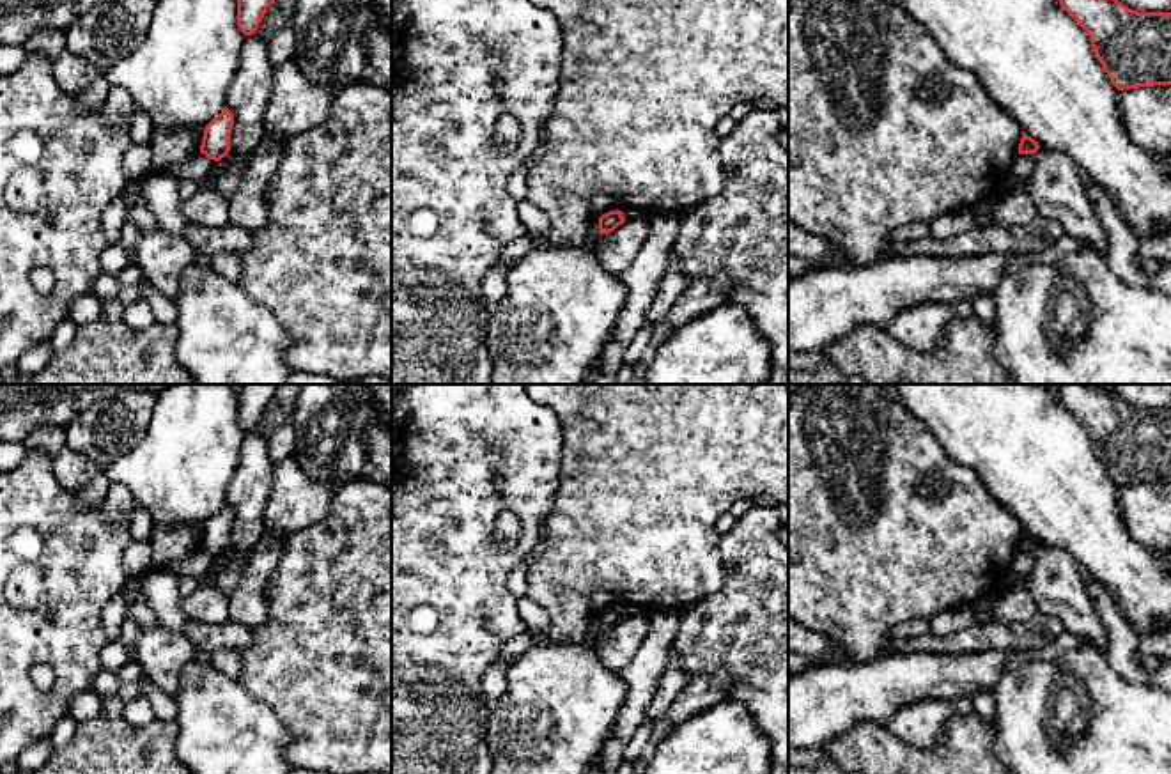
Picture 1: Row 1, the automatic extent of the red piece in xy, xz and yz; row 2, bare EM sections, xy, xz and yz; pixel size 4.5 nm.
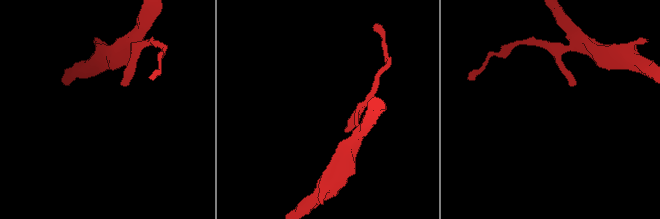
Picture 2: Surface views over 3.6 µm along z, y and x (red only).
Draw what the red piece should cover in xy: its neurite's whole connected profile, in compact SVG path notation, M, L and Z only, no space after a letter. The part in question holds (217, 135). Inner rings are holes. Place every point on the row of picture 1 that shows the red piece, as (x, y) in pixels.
M225 106L223 112L206 126L200 152L214 161L225 158L230 151L232 126L234 115Z

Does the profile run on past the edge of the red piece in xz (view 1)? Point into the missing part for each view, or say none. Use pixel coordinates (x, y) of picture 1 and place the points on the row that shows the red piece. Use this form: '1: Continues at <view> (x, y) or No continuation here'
1: No continuation here

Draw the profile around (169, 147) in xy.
M152 128L149 138L149 147L152 151L151 172L159 174L172 165L197 156L200 152L202 138L204 129L200 128Z

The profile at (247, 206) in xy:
M266 136L246 158L234 193L227 198L230 223L259 232L268 223L266 188L283 154L283 143Z

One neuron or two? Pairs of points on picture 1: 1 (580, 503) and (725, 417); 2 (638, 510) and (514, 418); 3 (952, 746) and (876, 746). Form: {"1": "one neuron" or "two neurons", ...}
{"1": "one neuron", "2": "two neurons", "3": "one neuron"}

